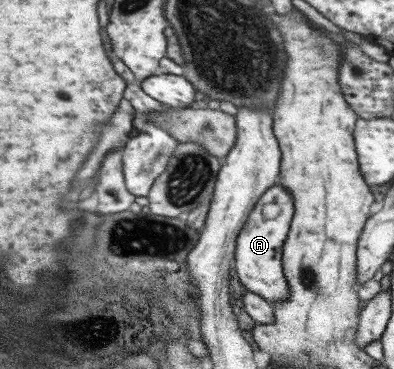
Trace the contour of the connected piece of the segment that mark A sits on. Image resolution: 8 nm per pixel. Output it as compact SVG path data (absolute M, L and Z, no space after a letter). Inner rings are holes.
M280 184L270 187L258 198L253 205L248 218L244 221L237 238L237 252L235 275L236 282L240 290L253 292L254 295L262 297L270 303L288 298L290 295L289 285L282 277L282 267L280 267L280 249L288 234L290 220L293 215L293 201L288 191ZM266 205L276 205L278 213L274 217L268 217L262 213Z

